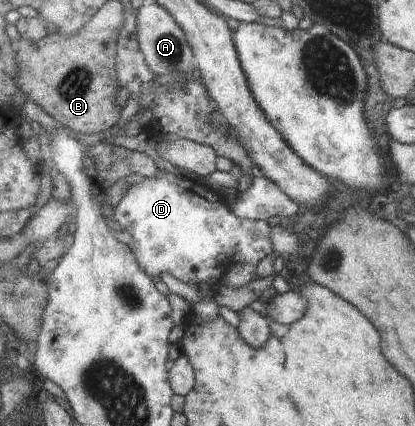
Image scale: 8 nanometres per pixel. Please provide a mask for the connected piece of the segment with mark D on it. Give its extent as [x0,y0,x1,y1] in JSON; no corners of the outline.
[115,169,273,289]

